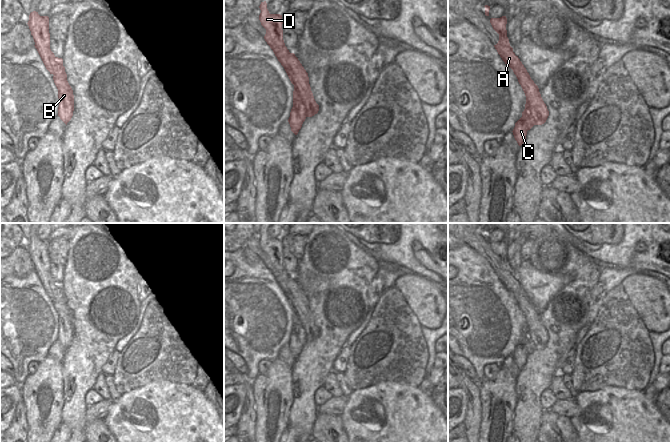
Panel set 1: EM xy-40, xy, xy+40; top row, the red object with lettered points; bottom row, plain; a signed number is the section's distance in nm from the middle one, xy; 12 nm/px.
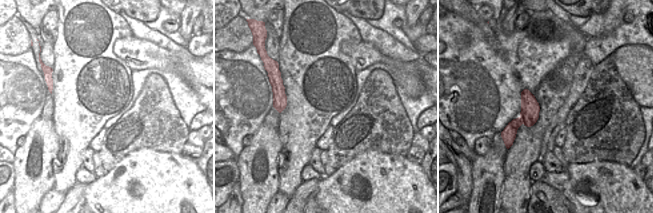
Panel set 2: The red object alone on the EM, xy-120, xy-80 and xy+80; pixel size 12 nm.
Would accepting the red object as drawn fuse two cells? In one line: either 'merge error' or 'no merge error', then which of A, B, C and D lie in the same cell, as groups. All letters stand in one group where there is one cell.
merge error | A D / B C

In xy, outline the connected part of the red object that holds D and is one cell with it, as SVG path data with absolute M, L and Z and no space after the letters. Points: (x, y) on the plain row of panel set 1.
M266 225L261 226L259 232L261 234L259 244L261 249L266 253L264 263L273 274L278 285L285 292L291 307L294 309L294 313L298 315L306 331L307 341L312 341L318 337L319 329L316 327L311 315L308 297L295 278L290 277L285 270L282 254L282 239L270 238Z

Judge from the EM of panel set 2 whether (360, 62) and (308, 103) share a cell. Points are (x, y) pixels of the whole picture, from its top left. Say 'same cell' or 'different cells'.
different cells

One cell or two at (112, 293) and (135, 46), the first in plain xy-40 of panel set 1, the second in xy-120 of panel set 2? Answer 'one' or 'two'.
two

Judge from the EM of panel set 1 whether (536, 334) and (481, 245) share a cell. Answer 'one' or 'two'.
one

